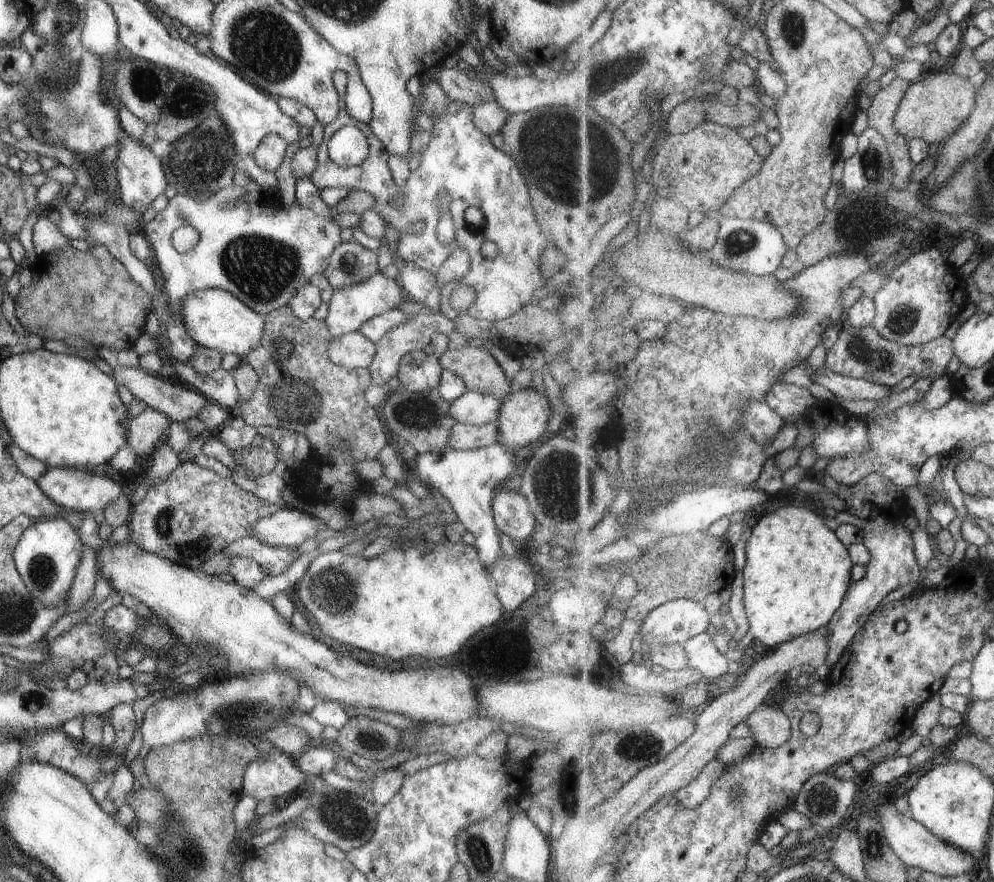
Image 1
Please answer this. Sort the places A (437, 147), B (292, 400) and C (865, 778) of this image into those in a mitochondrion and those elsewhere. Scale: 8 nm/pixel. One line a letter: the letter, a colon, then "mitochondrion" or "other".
A: other
B: mitochondrion
C: other

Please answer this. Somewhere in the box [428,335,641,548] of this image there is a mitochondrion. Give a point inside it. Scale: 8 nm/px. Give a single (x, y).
(559, 482)

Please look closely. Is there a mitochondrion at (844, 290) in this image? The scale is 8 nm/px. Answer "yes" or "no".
no

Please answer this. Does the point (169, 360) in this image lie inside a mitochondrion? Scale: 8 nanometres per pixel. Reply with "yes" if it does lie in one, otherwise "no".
no

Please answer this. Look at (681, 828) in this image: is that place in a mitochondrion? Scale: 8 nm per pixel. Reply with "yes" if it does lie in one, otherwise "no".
no

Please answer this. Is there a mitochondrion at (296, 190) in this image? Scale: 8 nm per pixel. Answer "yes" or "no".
no

